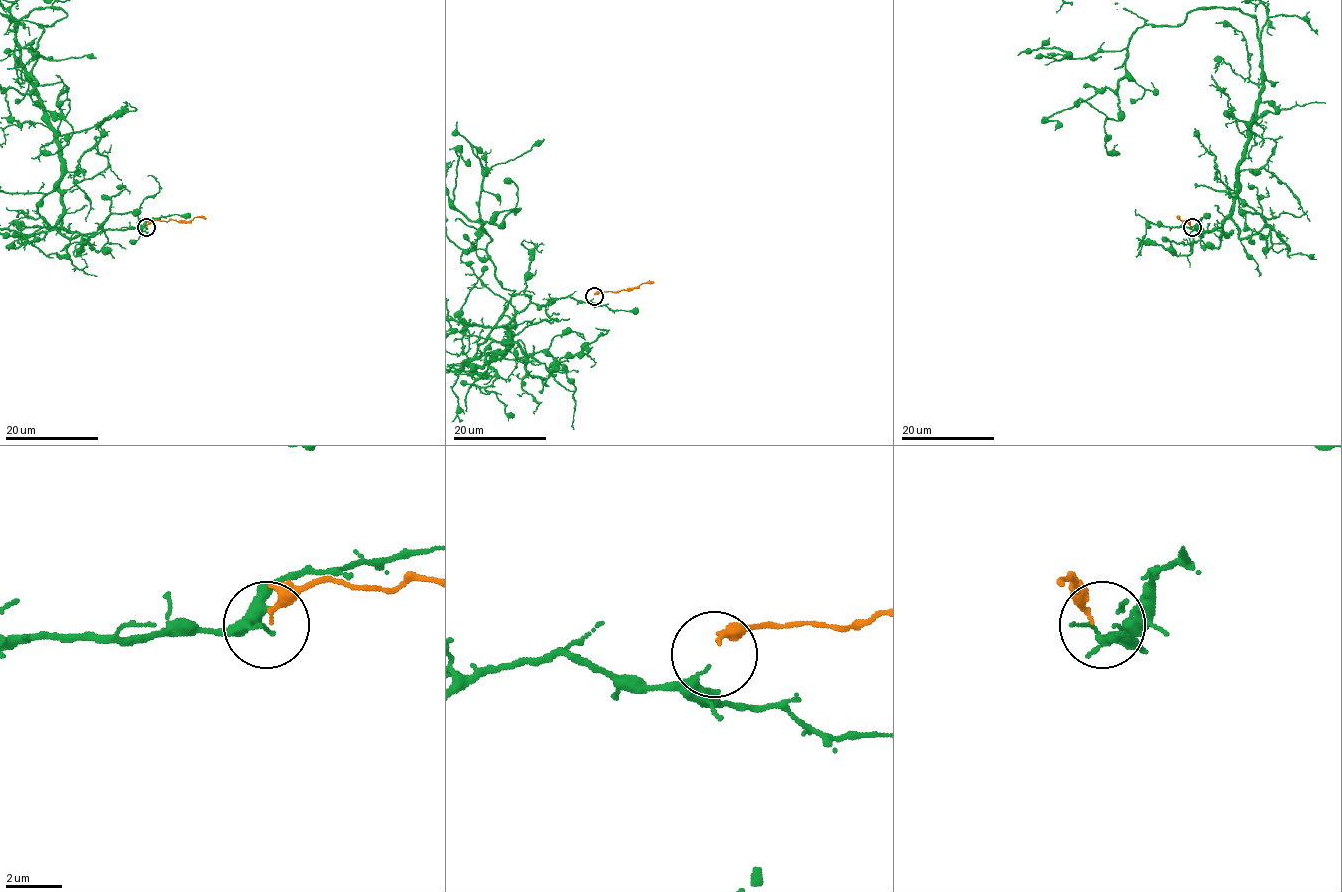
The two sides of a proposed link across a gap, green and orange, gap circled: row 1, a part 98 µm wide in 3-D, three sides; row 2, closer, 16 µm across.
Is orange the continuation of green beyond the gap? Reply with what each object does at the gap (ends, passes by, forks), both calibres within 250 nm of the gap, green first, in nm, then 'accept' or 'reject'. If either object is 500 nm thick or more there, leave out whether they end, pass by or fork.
green ends | orange ends | 220/150 nm | reject

